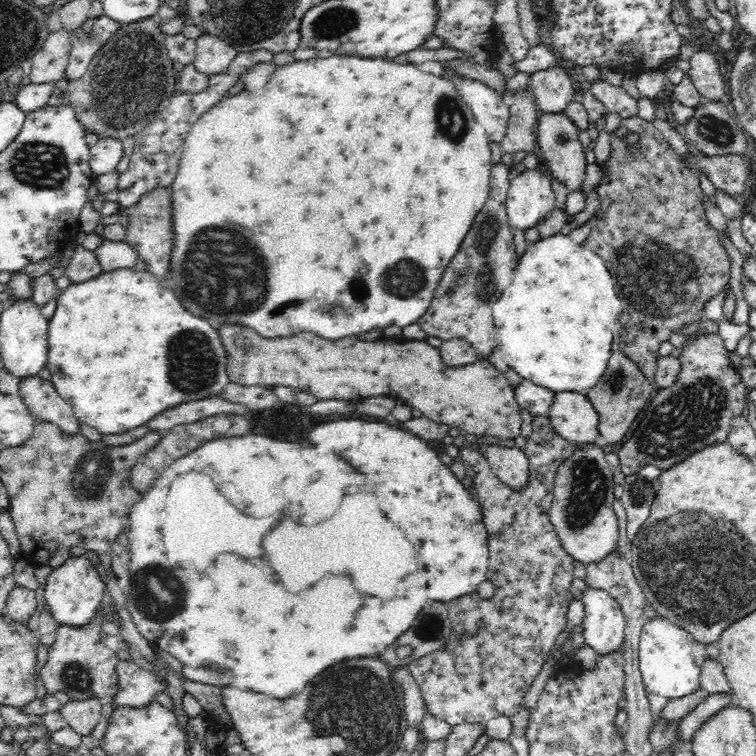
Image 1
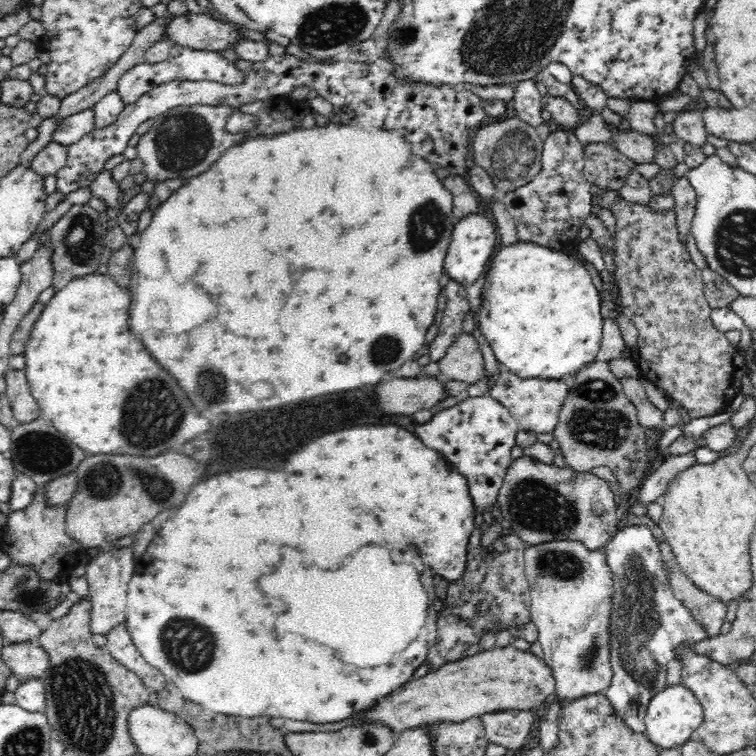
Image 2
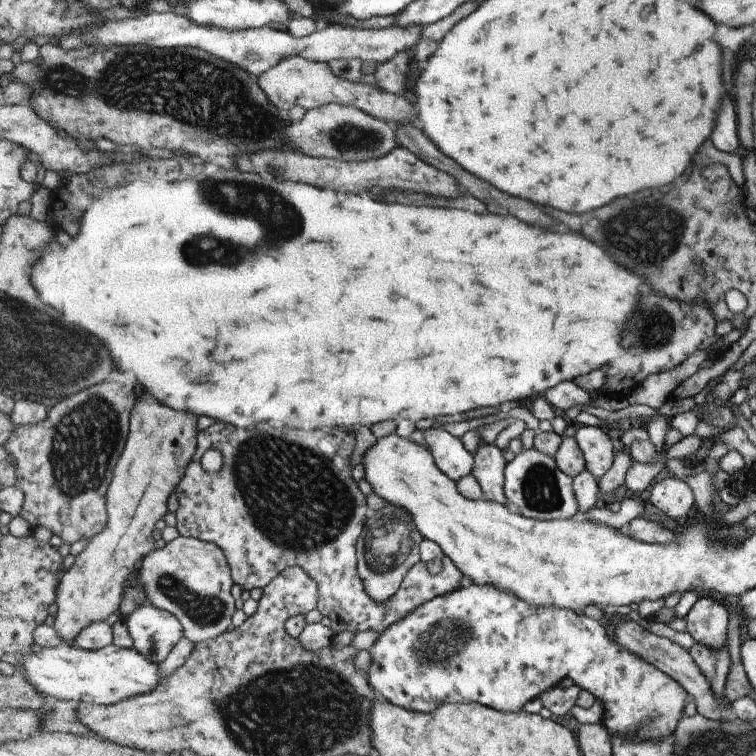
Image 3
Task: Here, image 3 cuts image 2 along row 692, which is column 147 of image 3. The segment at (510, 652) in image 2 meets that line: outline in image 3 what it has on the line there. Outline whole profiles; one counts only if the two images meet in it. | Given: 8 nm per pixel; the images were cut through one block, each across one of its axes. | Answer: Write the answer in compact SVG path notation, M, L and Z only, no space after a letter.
M145 392L137 408L133 408L133 420L131 420L131 434L129 444L125 448L125 454L121 456L121 462L115 472L113 486L109 490L109 526L99 536L91 538L85 550L77 556L71 570L65 572L61 586L59 586L59 598L57 598L57 618L55 618L55 630L65 640L65 644L77 646L77 638L85 632L85 628L105 622L107 618L121 612L121 604L127 592L127 580L135 574L135 564L141 558L147 558L155 550L155 540L159 538L155 532L155 524L169 512L169 496L177 492L189 464L195 460L197 448L199 448L199 416L193 412L179 412L171 408L169 404L163 404L157 400L151 392Z

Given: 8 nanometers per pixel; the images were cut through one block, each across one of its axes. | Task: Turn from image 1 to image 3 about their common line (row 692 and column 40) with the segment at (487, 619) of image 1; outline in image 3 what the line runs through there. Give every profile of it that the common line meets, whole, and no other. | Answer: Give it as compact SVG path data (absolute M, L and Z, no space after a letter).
M105 382L97 388L89 388L65 398L55 408L51 408L51 414L45 422L35 426L19 426L5 446L13 454L19 468L19 482L15 486L23 488L27 496L21 518L29 520L35 528L43 526L51 530L69 546L79 540L91 540L105 532L109 526L109 490L113 486L121 456L129 444L133 408L137 408L137 402L139 398L135 396L133 386Z

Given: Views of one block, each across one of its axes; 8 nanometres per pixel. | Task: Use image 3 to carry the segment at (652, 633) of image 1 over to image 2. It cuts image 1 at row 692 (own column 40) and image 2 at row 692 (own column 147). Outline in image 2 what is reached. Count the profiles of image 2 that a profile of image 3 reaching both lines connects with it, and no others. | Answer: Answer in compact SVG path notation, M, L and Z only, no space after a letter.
M666 684L656 696L650 698L646 708L646 738L652 740L660 748L678 748L686 740L692 738L692 734L702 726L704 722L704 706L696 698L696 694L682 684Z

